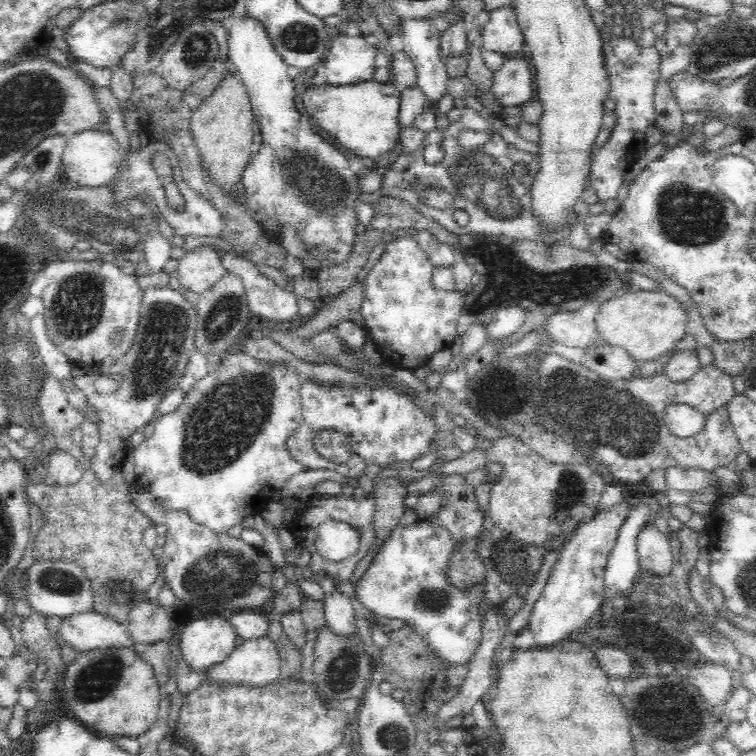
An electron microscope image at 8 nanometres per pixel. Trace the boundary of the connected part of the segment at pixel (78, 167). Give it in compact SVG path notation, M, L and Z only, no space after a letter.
M90 129L69 136L61 157L62 181L88 188L108 185L117 174L120 158L118 143L108 129Z

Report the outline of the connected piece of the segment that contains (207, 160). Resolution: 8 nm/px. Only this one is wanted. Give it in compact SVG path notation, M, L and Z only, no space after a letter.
M233 68L218 83L212 94L193 111L191 121L204 167L210 170L212 179L220 189L230 192L249 166L250 156L252 156L250 146L257 131L247 88Z

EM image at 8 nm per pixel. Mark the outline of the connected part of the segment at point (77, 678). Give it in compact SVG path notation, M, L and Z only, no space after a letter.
M78 652L66 669L61 692L62 700L74 714L74 720L96 735L101 732L138 738L152 727L159 710L160 695L152 668L135 652Z

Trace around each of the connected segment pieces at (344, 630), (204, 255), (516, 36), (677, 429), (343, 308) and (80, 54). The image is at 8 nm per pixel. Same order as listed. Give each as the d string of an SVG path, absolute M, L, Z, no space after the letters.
M334 584L334 590L330 590L322 600L324 610L323 622L330 626L338 635L350 635L356 623L354 620L354 604L352 596L346 596L342 590Z
M206 244L186 251L178 259L176 271L187 290L200 295L220 280L226 270L221 254L214 246Z
M511 6L490 11L484 16L478 41L482 50L498 52L506 59L514 58L514 54L525 45L517 12Z
M674 403L666 407L664 424L672 434L690 438L703 431L707 415L689 404Z
M356 277L336 299L317 311L312 319L303 326L298 327L297 333L311 338L329 326L337 325L342 319L353 320L356 324L364 327L365 321L361 316L361 306L364 300L365 286L365 279L360 280Z
M114 1L93 6L76 19L64 30L64 43L71 58L87 62L94 68L110 68L121 62L134 43L134 34L152 23L142 3Z

